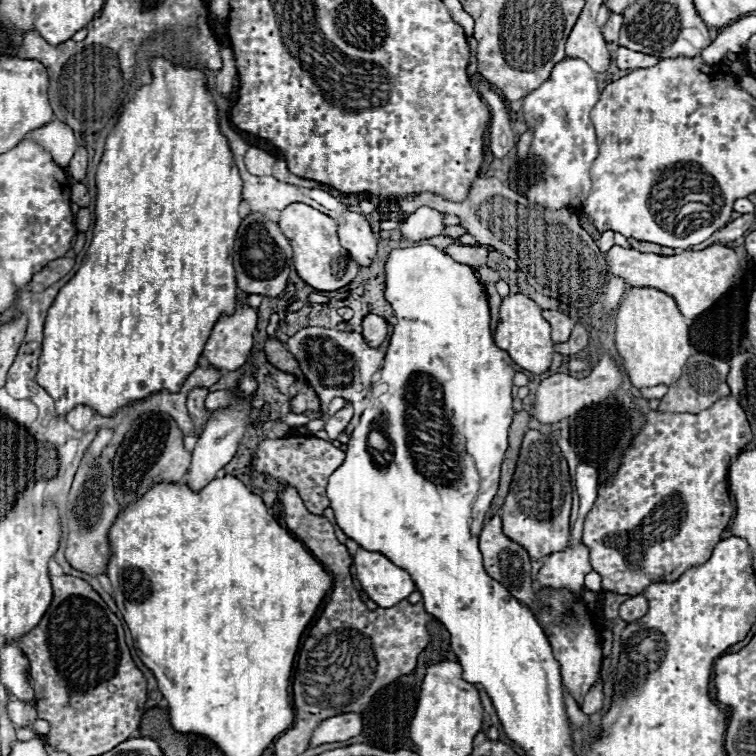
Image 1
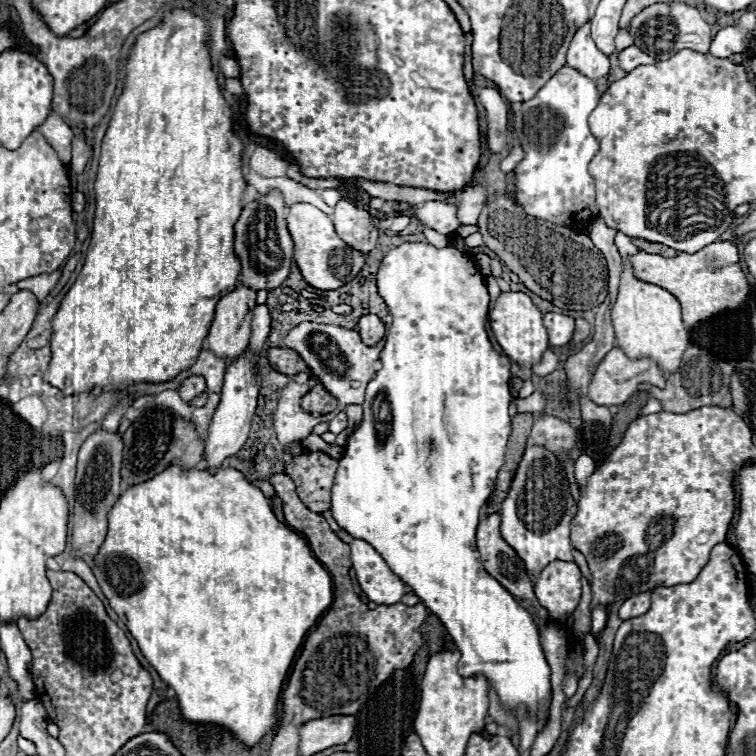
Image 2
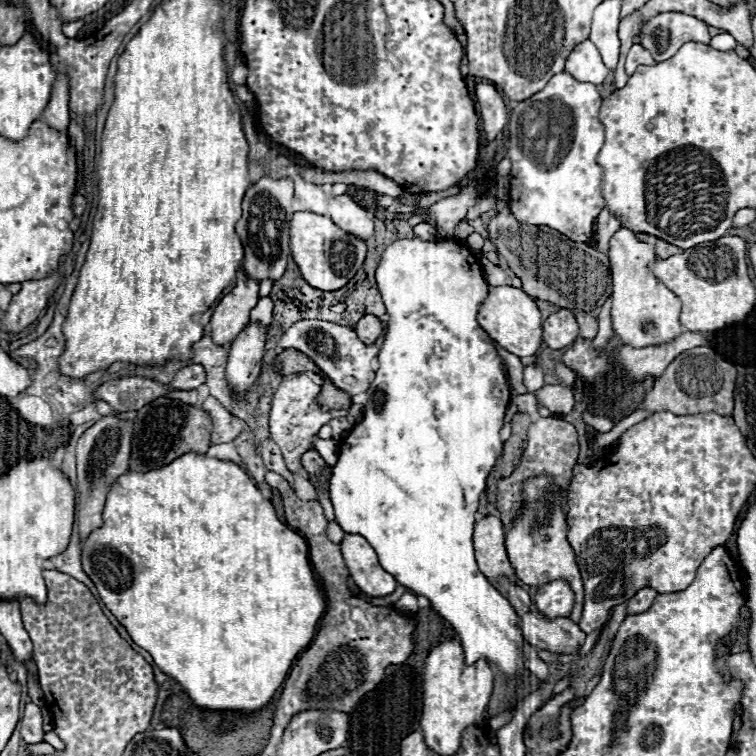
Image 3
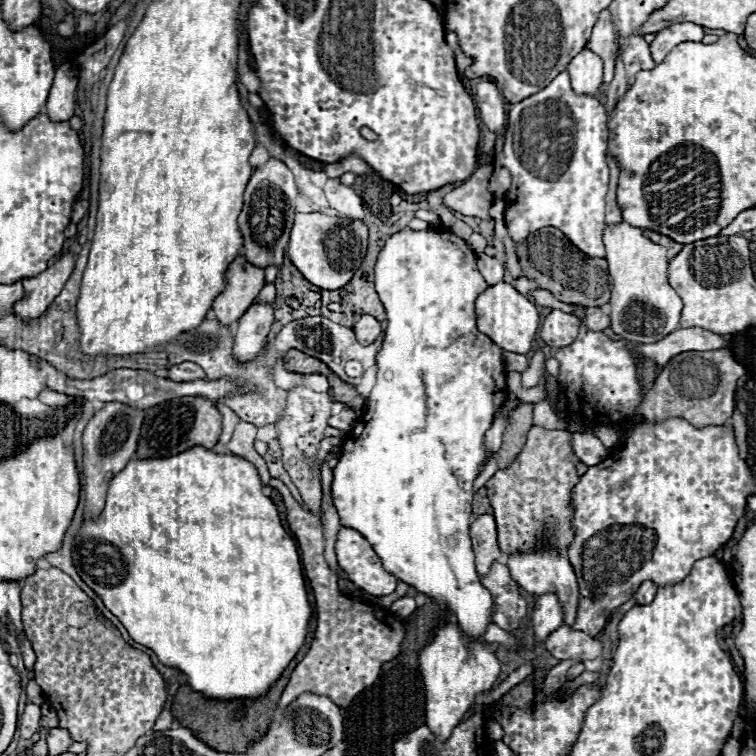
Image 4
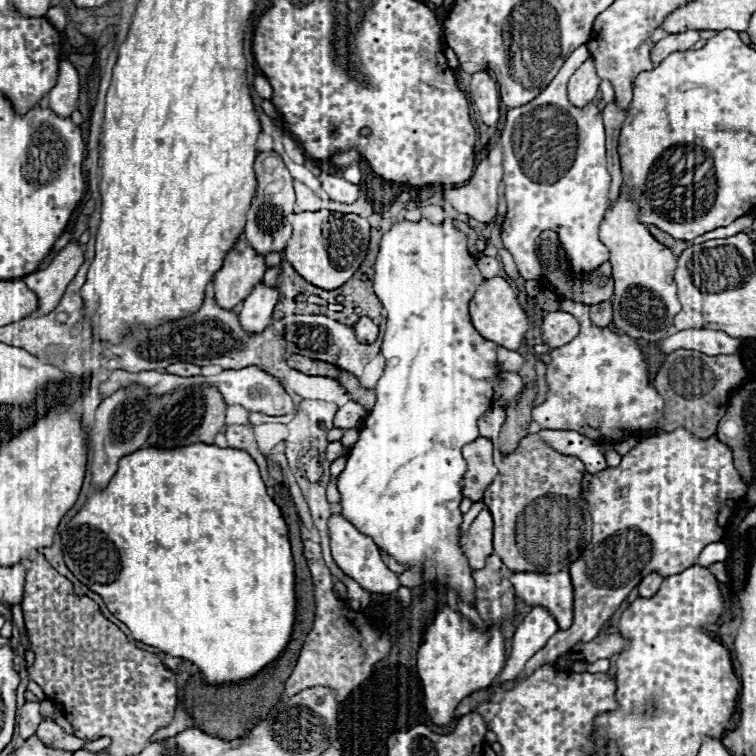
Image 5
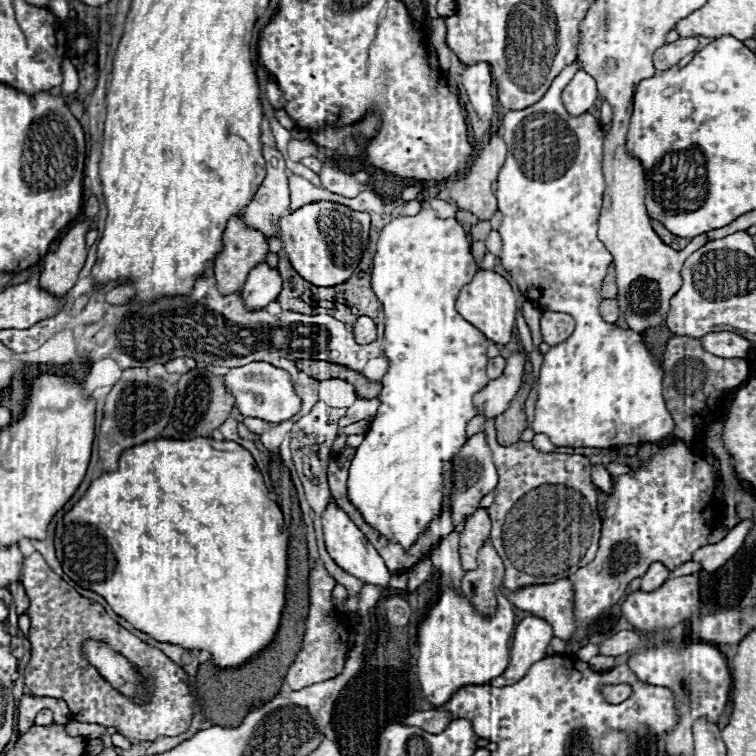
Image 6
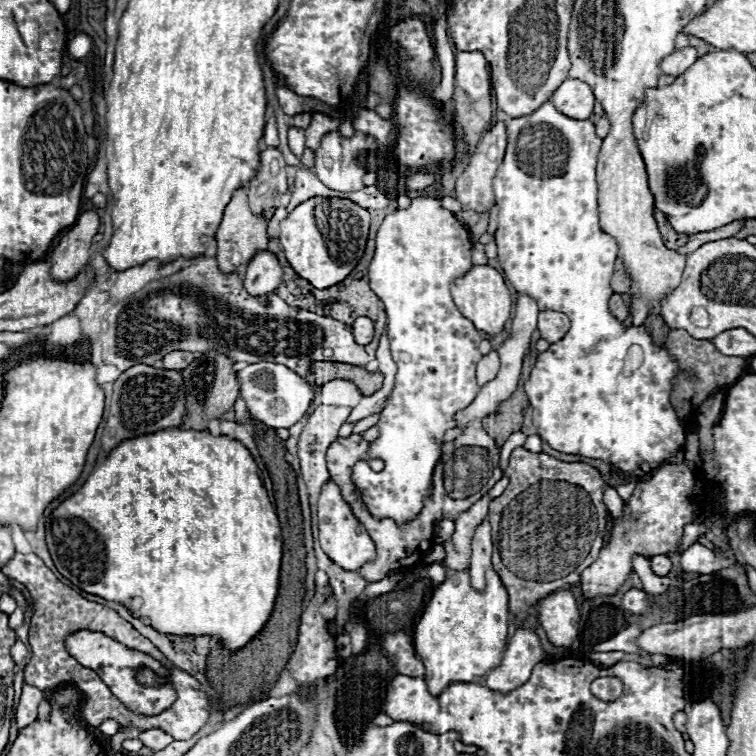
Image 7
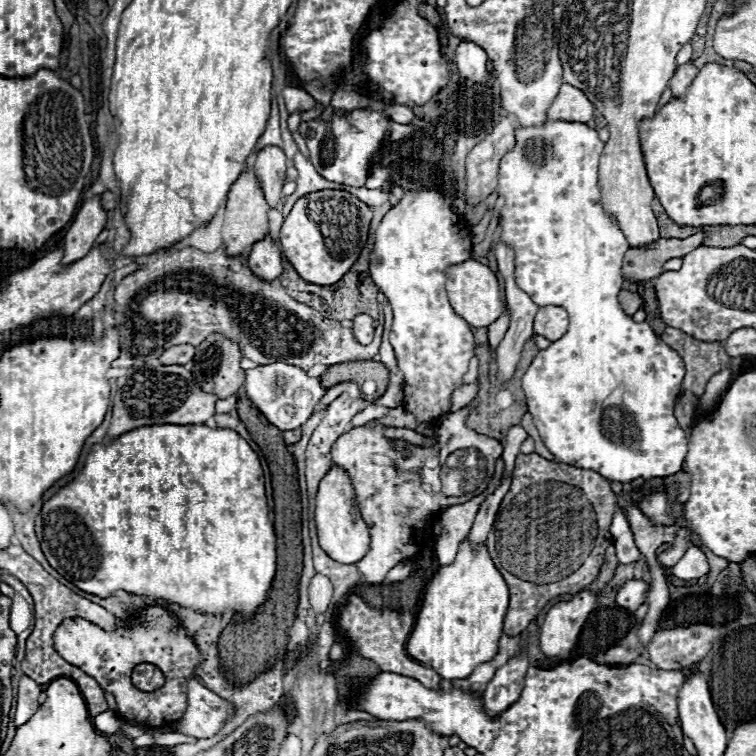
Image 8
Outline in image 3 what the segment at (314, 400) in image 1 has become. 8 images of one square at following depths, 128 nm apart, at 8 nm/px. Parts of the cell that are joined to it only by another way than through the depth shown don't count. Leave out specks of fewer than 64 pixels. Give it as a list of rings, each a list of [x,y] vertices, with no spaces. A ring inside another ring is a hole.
[[[324,376],[324,386],[320,392],[320,404],[328,406],[330,410],[348,410],[352,406],[352,400],[346,392],[340,392],[326,376]]]

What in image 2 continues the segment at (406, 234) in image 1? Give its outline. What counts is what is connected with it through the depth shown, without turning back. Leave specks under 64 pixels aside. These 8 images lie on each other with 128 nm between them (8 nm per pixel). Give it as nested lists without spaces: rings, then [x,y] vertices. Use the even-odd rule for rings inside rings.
[[[434,200],[434,202],[426,202],[418,210],[416,218],[422,222],[422,226],[434,228],[436,232],[450,236],[460,228],[460,220],[456,214],[458,214],[458,206]]]

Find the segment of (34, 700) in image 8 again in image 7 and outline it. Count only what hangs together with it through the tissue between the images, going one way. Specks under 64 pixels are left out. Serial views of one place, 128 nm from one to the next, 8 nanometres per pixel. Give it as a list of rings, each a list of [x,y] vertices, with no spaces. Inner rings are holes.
[[[24,684],[20,702],[16,706],[16,724],[18,724],[18,728],[26,728],[28,724],[32,724],[36,720],[36,710],[38,710],[38,704],[40,704],[42,698],[44,698],[42,690],[38,690],[36,686]]]

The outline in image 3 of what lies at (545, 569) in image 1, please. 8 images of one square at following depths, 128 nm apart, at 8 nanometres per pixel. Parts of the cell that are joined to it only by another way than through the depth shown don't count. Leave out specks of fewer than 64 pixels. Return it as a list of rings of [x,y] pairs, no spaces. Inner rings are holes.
[[[552,580],[544,586],[538,586],[538,594],[534,596],[540,614],[546,620],[554,620],[560,616],[570,616],[574,606],[574,592],[570,590],[568,582]]]

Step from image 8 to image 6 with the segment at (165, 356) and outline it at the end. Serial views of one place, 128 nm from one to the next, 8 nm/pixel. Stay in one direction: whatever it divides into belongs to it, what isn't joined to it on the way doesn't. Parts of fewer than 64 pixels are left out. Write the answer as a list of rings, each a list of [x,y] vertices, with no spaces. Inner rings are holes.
[[[174,358],[166,362],[166,370],[170,374],[184,374],[184,372],[190,372],[194,366],[196,366],[194,358]]]

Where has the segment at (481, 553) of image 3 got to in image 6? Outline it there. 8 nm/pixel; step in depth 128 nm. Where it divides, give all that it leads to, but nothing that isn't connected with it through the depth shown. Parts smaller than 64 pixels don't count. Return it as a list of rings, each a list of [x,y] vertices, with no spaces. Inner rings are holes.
[[[478,508],[472,516],[466,518],[464,530],[460,532],[460,544],[458,544],[458,556],[464,570],[476,568],[476,556],[480,550],[480,544],[490,536],[490,518],[484,508]]]

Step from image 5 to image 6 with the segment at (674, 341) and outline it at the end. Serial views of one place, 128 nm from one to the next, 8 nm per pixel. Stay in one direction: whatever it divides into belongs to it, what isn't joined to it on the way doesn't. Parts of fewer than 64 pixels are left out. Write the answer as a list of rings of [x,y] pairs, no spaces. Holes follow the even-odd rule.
[[[710,332],[708,336],[702,336],[700,342],[704,350],[720,358],[744,358],[750,346],[754,346],[750,340],[734,332]]]

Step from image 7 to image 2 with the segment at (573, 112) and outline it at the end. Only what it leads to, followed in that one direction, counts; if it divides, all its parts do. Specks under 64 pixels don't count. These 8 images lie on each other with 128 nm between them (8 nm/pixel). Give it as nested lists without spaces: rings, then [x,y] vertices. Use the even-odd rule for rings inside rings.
[[[586,22],[572,38],[568,48],[568,66],[592,80],[608,76],[610,62],[608,56],[604,56],[590,38],[590,22]]]

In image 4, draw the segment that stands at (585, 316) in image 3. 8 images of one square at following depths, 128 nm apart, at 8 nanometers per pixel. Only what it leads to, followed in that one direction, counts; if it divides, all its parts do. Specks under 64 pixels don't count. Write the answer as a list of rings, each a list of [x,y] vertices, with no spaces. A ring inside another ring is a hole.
[[[539,289],[535,290],[535,302],[538,305],[551,308],[553,310],[558,309],[566,313],[573,314],[572,305],[562,303],[558,301],[554,296],[547,290]],[[586,308],[586,326],[590,330],[606,330],[610,326],[610,316],[600,312],[600,308]]]

